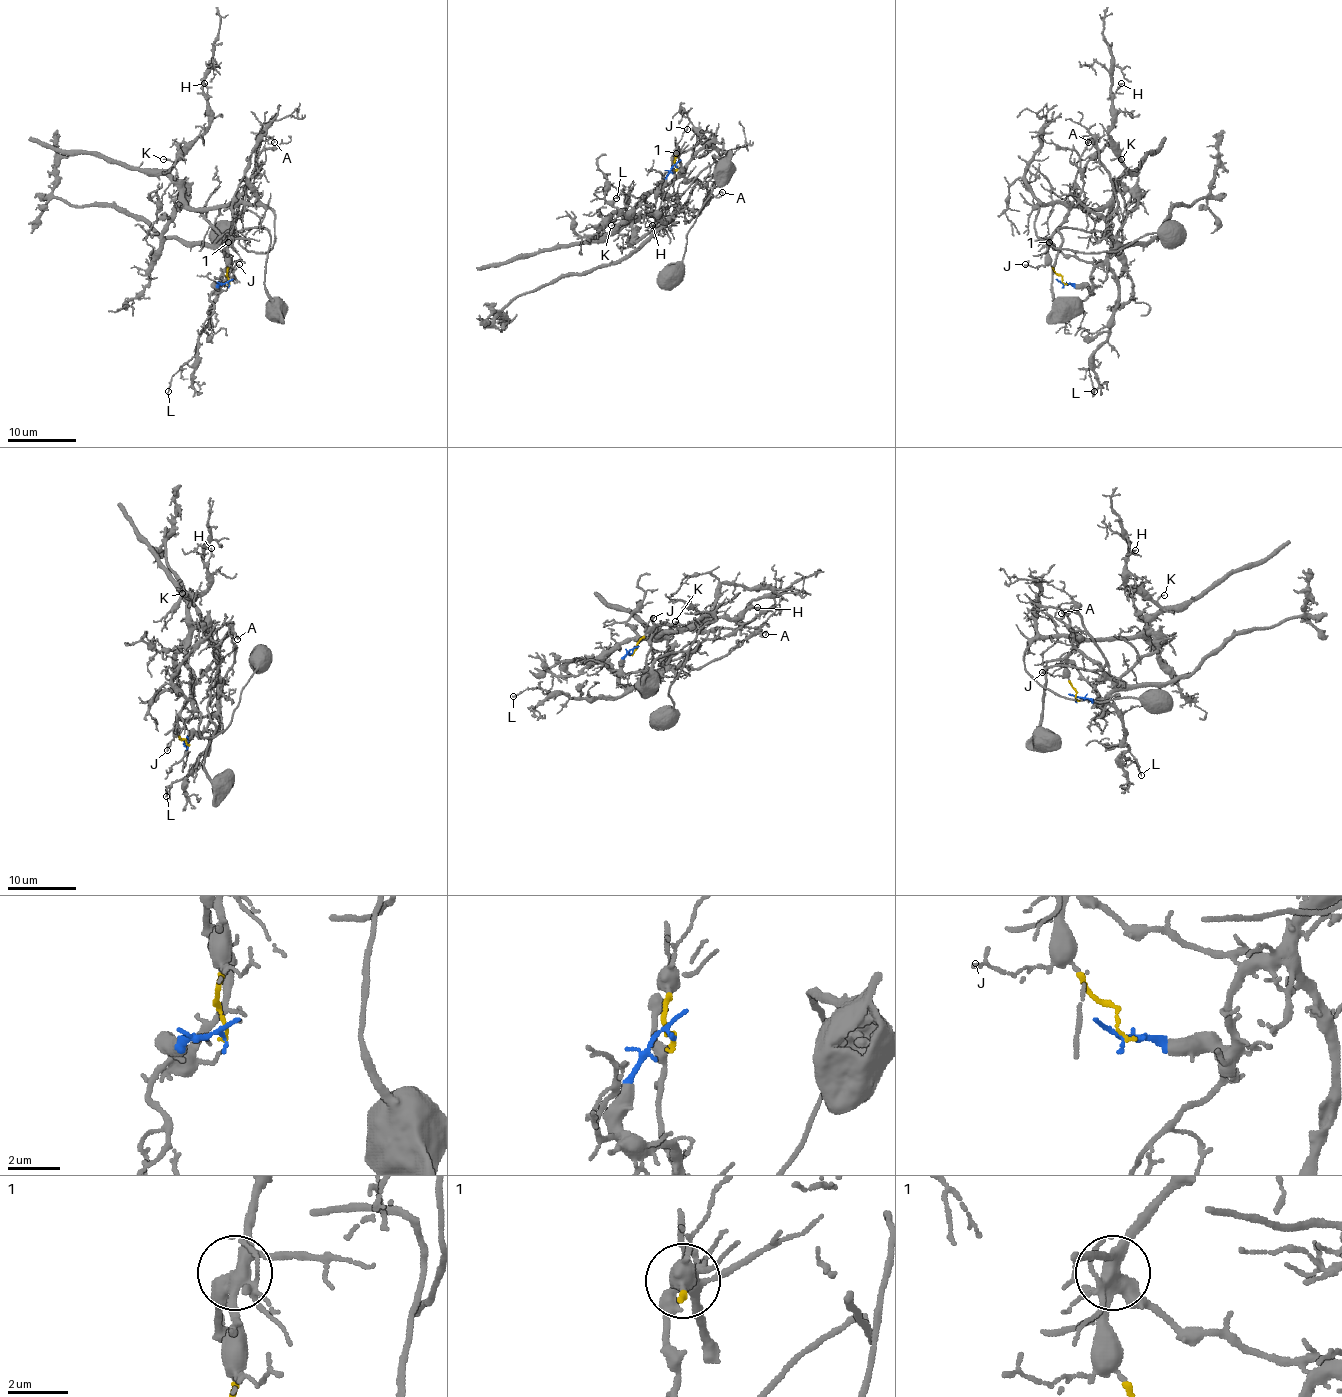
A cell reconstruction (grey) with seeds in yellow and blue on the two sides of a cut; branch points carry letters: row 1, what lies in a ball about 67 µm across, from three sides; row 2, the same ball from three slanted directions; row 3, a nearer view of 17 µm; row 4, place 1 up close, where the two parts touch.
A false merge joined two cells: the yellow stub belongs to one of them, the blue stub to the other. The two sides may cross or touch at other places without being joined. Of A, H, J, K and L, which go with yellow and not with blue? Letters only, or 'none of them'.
H, J, K

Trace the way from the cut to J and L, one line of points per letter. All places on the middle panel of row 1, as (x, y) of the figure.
J: (677, 166), (677, 142), (687, 129)
L: (677, 166), (665, 192), (677, 197), (679, 209), (665, 222), (646, 210), (643, 197), (616, 198)

